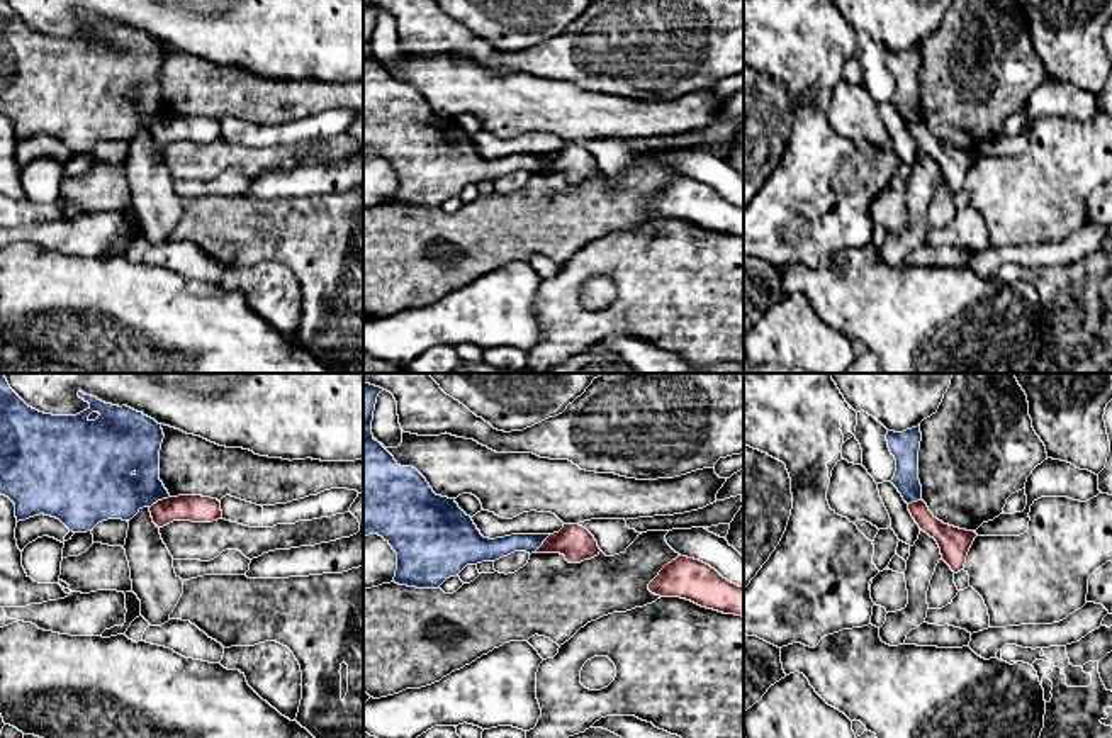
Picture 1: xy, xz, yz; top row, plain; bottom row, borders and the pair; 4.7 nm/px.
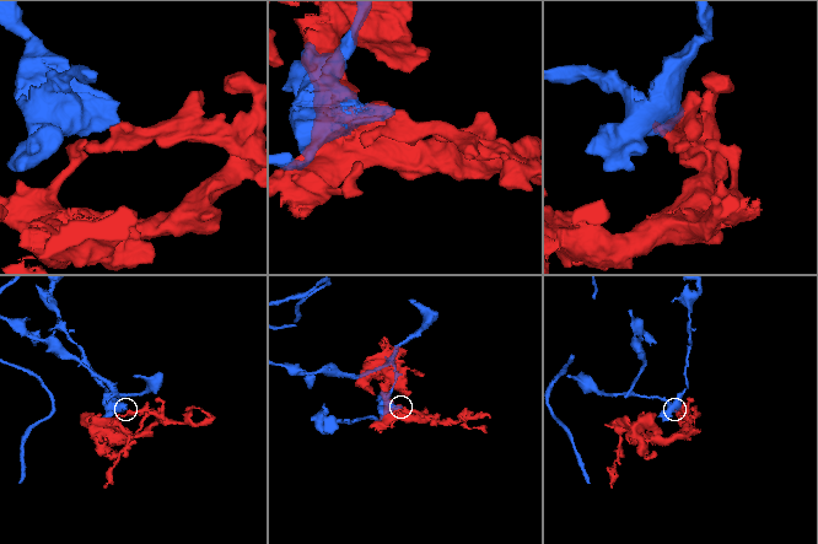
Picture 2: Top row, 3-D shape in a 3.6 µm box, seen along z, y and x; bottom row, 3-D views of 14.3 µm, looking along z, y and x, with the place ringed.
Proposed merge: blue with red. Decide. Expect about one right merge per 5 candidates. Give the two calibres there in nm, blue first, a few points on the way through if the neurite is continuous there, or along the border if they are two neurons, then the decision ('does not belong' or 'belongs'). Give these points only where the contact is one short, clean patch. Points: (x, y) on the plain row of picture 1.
calibres 280 and 130 nm; border xy (168, 116), (150, 128); does not belong

